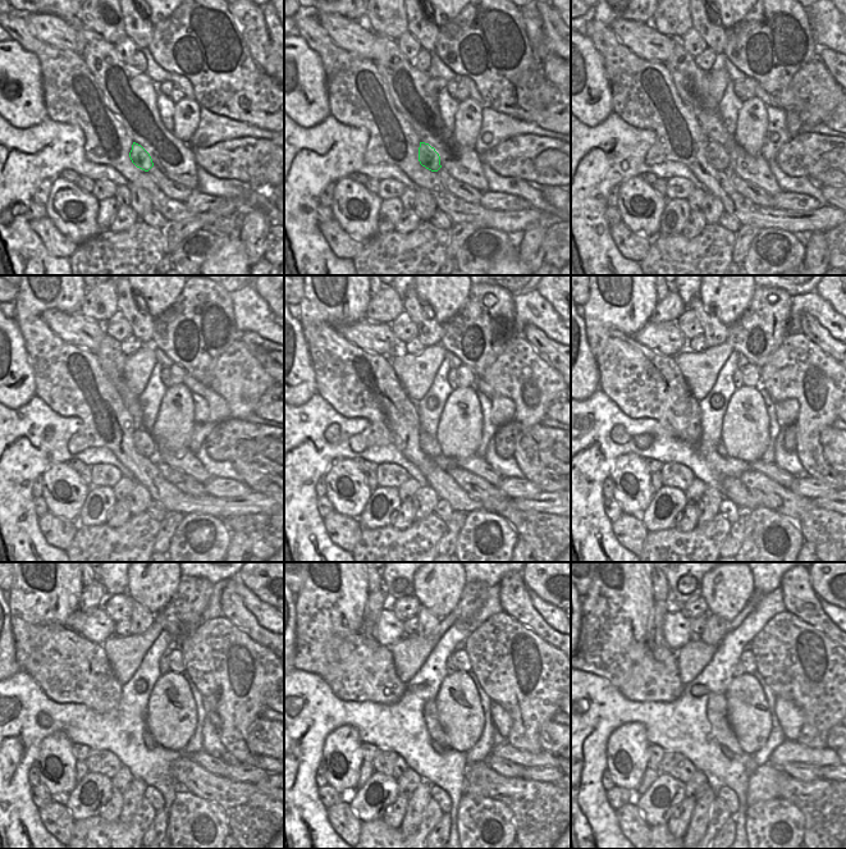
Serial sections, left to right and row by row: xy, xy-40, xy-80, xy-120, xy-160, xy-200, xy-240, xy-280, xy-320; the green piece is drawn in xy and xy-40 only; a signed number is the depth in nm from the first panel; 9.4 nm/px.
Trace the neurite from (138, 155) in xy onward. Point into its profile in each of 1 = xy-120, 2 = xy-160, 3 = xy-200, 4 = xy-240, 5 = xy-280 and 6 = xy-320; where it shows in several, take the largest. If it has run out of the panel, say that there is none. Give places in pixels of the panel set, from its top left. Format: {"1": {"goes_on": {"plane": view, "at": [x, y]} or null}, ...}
{"1": {"goes_on": {"plane": "xy-120", "at": [143, 442]}}, "2": {"goes_on": {"plane": "xy-160", "at": [429, 443]}}, "3": {"goes_on": {"plane": "xy-200", "at": [721, 448]}}, "4": {"goes_on": {"plane": "xy-240", "at": [150, 743]}}, "5": {"goes_on": {"plane": "xy-280", "at": [438, 748]}}, "6": {"goes_on": {"plane": "xy-320", "at": [730, 754]}}}

